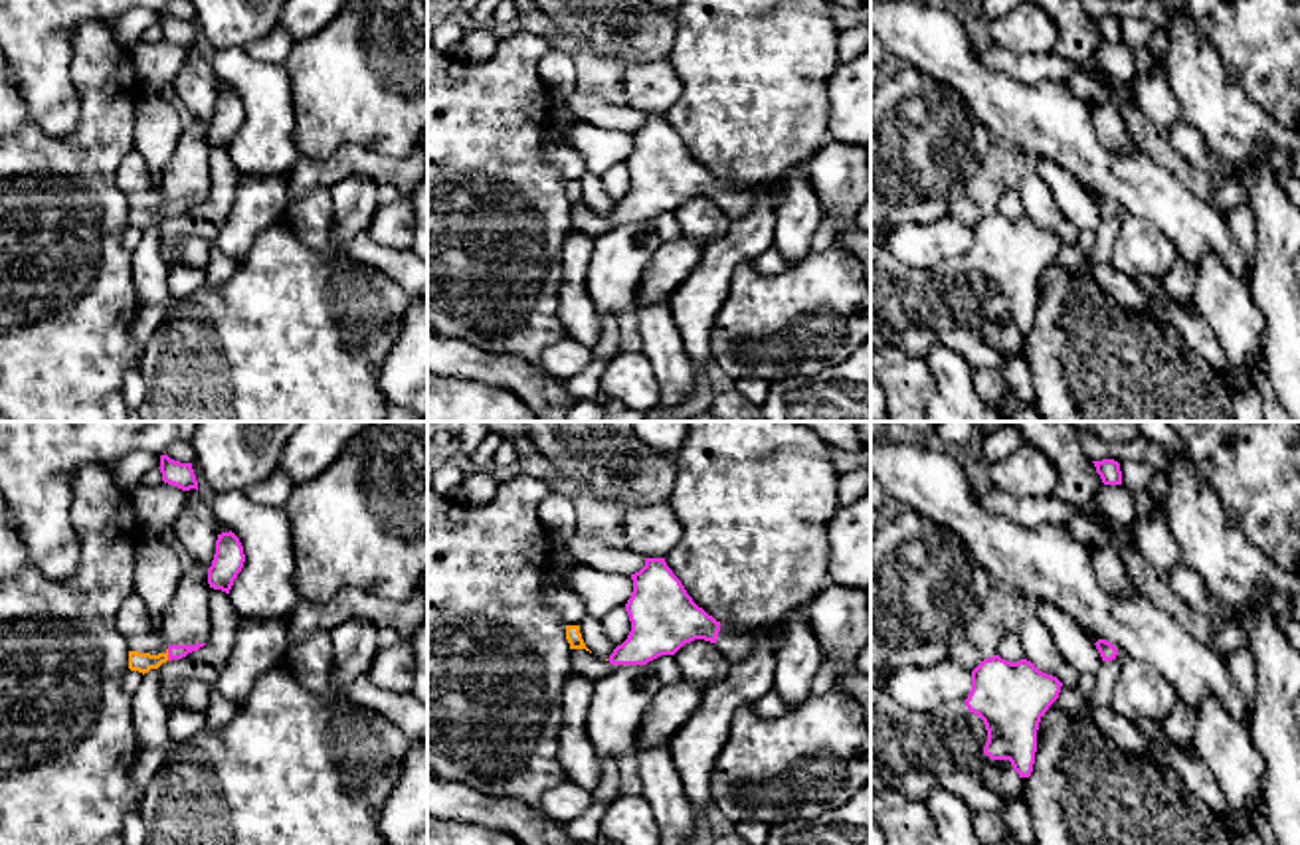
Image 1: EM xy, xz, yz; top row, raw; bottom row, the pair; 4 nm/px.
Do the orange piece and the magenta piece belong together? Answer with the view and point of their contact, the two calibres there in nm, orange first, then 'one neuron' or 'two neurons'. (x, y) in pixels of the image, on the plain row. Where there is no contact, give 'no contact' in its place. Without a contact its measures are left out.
meets orange in xy at (167, 212); 80 nm thick on the orange side, 60 nm on the other; one neuron

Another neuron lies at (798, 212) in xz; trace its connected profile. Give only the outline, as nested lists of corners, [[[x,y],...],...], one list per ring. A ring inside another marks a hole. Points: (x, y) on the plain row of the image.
[[[778,178],[766,190],[778,196],[772,245],[789,267],[811,253],[811,239],[823,218],[823,208],[809,178]]]

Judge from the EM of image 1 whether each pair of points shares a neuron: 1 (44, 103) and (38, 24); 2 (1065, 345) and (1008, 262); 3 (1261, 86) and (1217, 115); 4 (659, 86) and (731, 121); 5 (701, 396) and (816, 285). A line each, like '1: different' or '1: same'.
1: same
2: different
3: different
4: different
5: different

